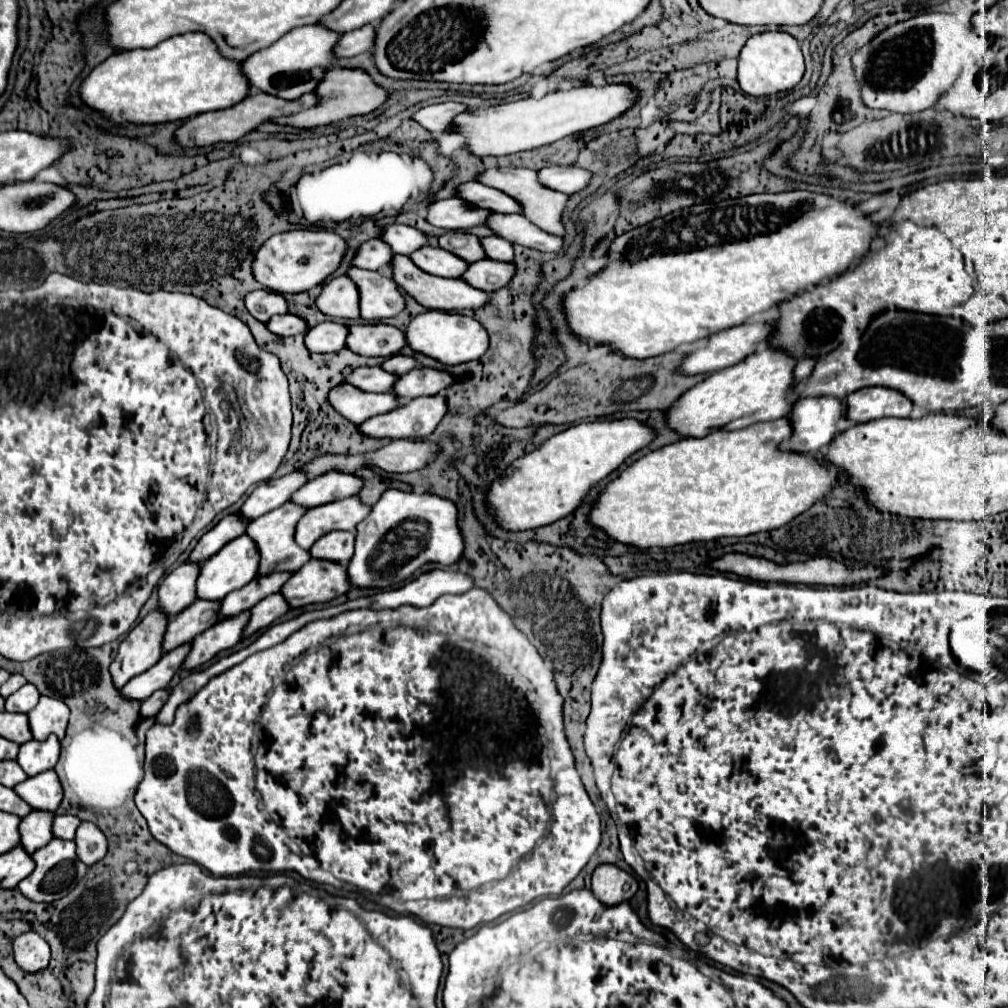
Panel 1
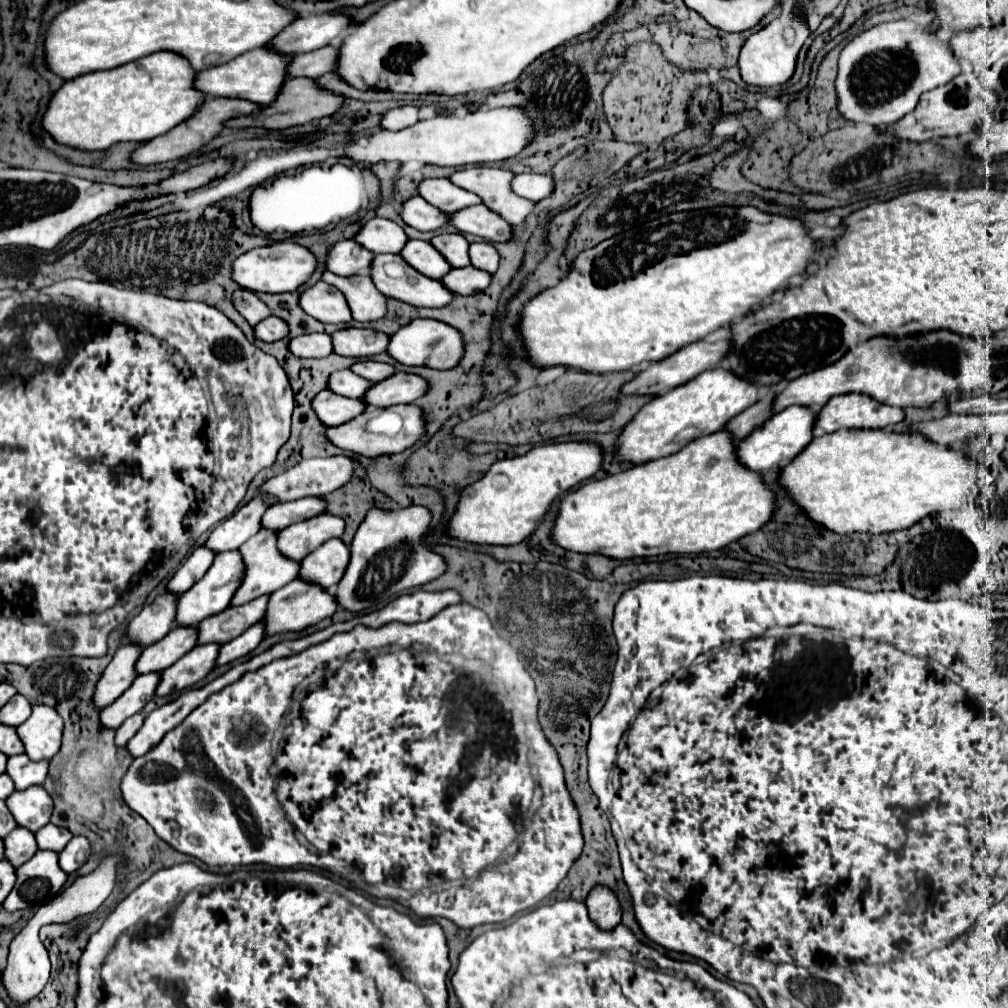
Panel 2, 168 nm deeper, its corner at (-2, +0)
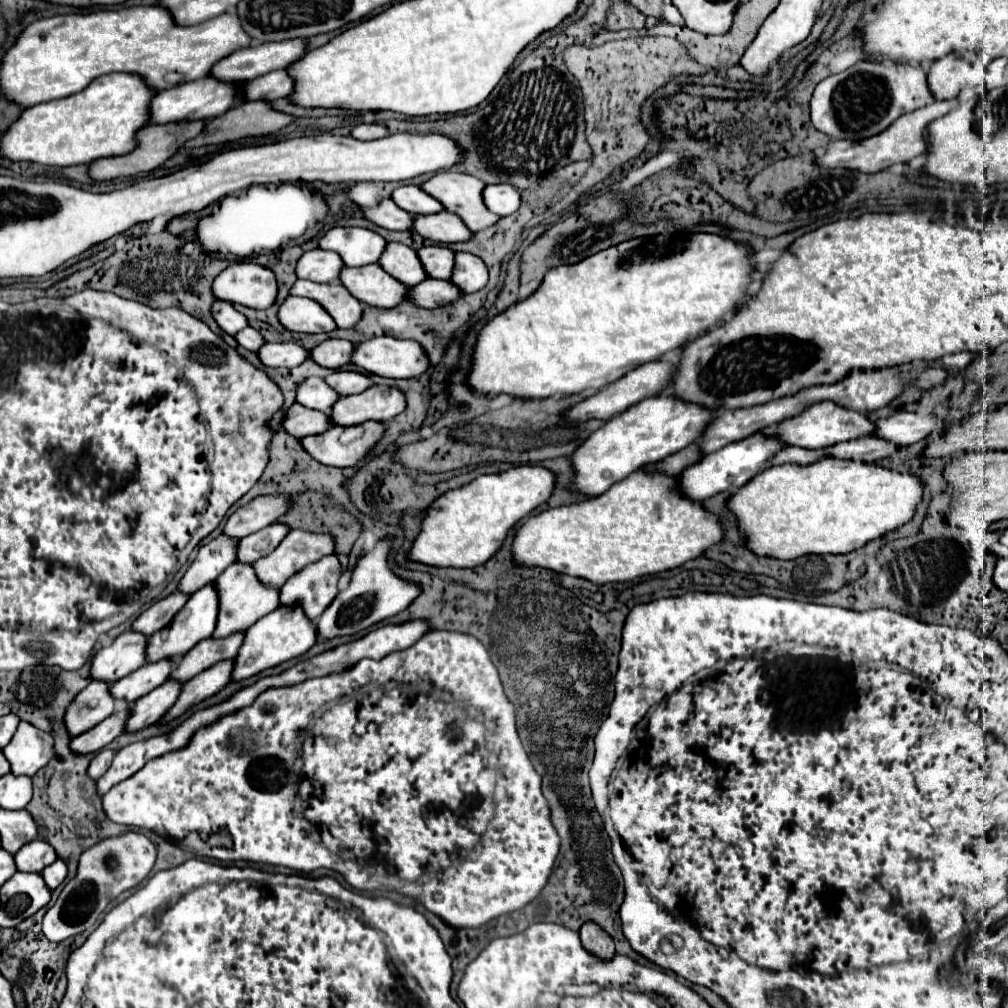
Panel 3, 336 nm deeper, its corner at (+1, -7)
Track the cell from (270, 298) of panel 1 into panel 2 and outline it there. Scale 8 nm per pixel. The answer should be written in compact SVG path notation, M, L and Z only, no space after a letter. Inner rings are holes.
M236 289L236 293L232 295L232 303L236 307L236 311L242 313L242 317L254 327L258 321L266 319L270 315L270 309L252 293L246 289Z

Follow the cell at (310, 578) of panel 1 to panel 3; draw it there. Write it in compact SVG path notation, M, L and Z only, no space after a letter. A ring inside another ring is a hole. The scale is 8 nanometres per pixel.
M299 604L295 606L279 606L273 612L265 614L257 624L253 624L247 634L245 642L237 654L235 668L233 668L233 680L243 680L253 674L259 674L271 666L277 666L285 660L291 660L295 656L301 656L317 642L317 626L313 620L307 618L303 608Z

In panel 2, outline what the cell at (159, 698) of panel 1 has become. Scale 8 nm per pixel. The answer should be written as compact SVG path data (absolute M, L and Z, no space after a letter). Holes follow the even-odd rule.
M136 713L136 715L132 715L130 719L126 719L126 721L116 729L116 737L114 737L116 747L124 747L124 745L134 737L134 733L140 729L142 723L144 723L144 715L142 715L142 713Z

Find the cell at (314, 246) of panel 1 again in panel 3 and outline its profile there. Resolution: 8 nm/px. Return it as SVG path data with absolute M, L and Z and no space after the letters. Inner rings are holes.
M241 260L229 264L213 282L213 294L231 304L265 310L277 298L277 278L267 266Z

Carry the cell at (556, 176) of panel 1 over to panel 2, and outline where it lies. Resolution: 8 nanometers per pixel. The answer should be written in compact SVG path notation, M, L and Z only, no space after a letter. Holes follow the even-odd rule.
M522 173L512 179L512 189L520 193L520 197L530 201L540 201L548 197L554 189L550 175L536 175L536 173Z

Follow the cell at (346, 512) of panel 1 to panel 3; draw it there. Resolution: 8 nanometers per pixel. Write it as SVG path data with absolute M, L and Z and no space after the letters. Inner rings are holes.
M291 530L277 550L255 562L255 572L265 584L281 588L291 574L333 552L335 538L331 534Z

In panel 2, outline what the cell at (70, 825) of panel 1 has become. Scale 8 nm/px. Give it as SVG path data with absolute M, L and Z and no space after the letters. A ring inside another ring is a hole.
M48 823L48 825L44 825L44 829L36 831L36 843L38 843L38 849L42 849L42 851L60 853L68 845L70 839L72 839L72 835L68 833L68 829L56 827L52 823Z

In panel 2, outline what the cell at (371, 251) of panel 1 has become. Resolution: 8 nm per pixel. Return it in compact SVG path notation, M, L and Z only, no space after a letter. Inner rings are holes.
M346 239L346 241L334 243L328 249L328 257L324 265L326 265L326 271L342 275L342 277L350 277L354 273L368 275L372 257L374 255L366 251L364 247L360 247L356 241Z

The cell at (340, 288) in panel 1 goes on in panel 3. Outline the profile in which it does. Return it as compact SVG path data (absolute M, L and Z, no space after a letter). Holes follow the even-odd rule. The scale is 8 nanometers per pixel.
M289 296L279 308L279 320L293 332L331 332L337 328L333 318L317 300Z

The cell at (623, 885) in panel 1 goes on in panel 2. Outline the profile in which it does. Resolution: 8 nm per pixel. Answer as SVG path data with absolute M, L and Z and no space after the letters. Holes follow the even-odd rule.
M604 887L592 889L586 899L586 907L588 907L588 917L592 917L592 923L600 925L600 929L612 931L616 925L620 925L622 909L616 895L610 889Z

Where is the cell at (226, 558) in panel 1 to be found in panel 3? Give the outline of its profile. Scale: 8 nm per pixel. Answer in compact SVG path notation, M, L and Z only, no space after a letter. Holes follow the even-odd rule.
M211 582L211 584L205 584L205 588L197 590L187 600L187 604L175 614L175 618L171 620L169 626L165 626L159 632L155 632L153 636L149 636L147 660L149 662L155 662L155 660L161 660L161 658L181 658L199 640L209 638L213 634L213 624L215 622L217 622L217 588Z

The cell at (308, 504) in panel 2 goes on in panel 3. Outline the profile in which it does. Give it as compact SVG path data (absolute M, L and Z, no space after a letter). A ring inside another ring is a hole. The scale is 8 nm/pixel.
M273 522L273 524L265 526L265 528L261 528L259 532L253 532L249 536L245 536L245 540L239 542L237 560L243 560L243 562L253 564L261 556L273 552L279 546L279 542L287 536L289 530L291 530L289 524Z

